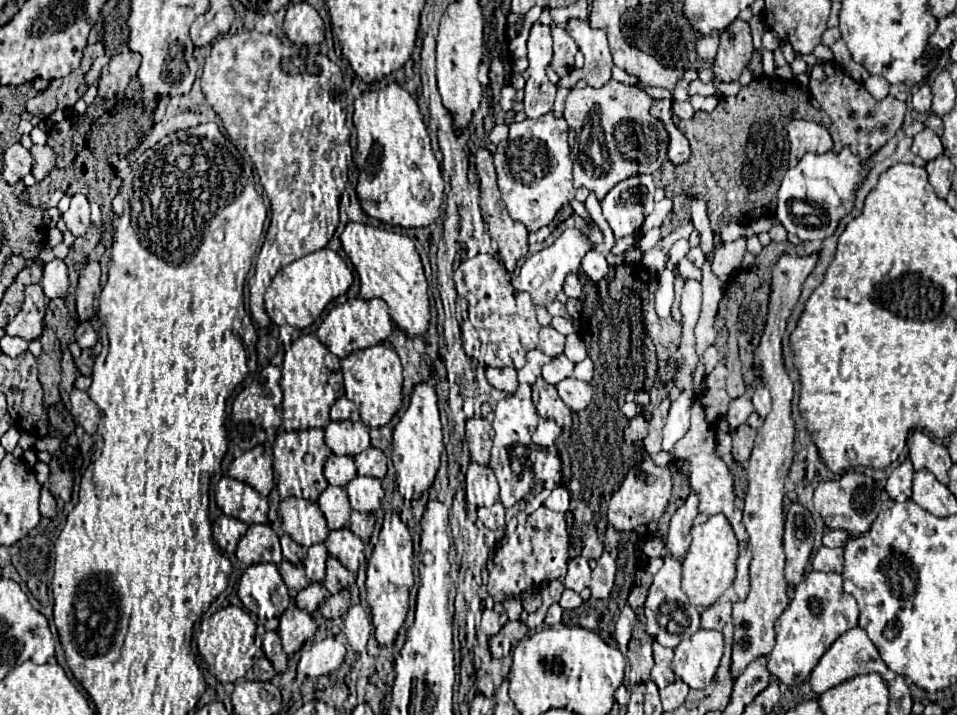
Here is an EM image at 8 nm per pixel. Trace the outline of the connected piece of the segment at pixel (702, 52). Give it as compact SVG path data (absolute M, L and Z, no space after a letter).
M712 32L710 36L698 36L696 40L696 52L702 60L714 62L718 52L718 32Z

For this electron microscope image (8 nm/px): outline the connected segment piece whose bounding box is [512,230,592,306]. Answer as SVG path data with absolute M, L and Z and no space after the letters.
M566 230L552 246L548 246L548 248L540 250L538 254L530 256L522 264L518 276L512 278L512 286L518 292L528 292L532 296L534 306L548 306L548 304L552 304L556 300L556 294L562 290L566 274L580 268L580 260L590 248L592 248L592 244L578 230Z

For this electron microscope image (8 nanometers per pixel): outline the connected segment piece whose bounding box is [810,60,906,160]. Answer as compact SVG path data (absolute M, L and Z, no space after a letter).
M832 60L812 66L810 92L832 120L830 126L830 136L834 140L832 152L838 154L838 150L850 146L854 154L858 154L862 160L868 160L896 134L896 130L900 130L906 114L906 102L896 100L894 96L886 96L884 100L874 100L860 82L852 80L842 68L836 68L834 64L836 62Z

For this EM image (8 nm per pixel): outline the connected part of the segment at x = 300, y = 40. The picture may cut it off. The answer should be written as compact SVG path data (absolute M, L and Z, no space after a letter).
M300 2L288 8L284 18L284 32L290 42L312 46L324 40L324 22L310 4Z

